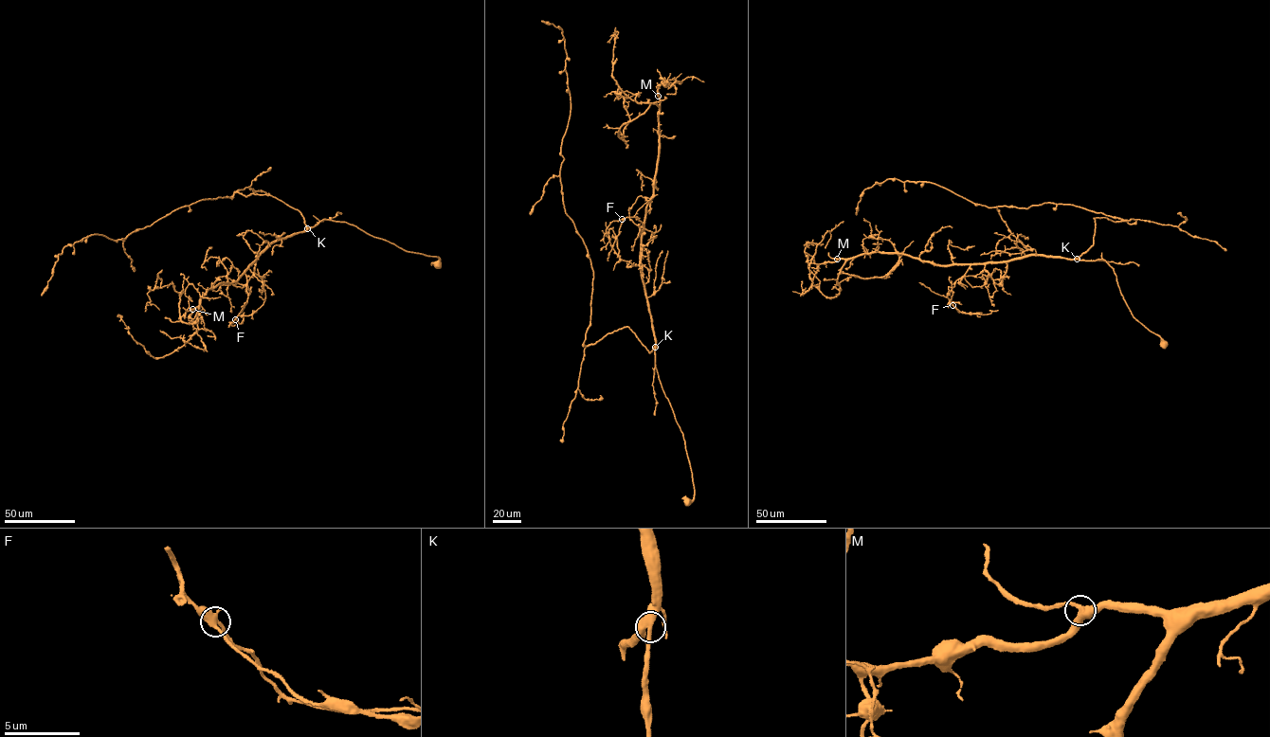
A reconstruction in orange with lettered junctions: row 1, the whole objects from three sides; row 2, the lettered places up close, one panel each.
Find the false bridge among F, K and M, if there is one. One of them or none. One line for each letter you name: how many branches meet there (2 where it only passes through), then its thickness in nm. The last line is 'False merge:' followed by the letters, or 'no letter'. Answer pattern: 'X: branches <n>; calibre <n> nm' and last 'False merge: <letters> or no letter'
False merge: no letter

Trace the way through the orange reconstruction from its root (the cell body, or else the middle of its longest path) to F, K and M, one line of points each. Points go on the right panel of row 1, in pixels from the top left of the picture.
F: (1164, 344), (1159, 336), (1133, 316), (1114, 269), (1102, 259), (1027, 255), (973, 263), (948, 296), (952, 305)
K: (1164, 344), (1159, 336), (1133, 316), (1114, 269), (1104, 260), (1077, 259)
M: (1164, 344), (1133, 316), (1114, 269), (1104, 260), (1027, 255), (938, 265), (873, 251), (837, 259)

